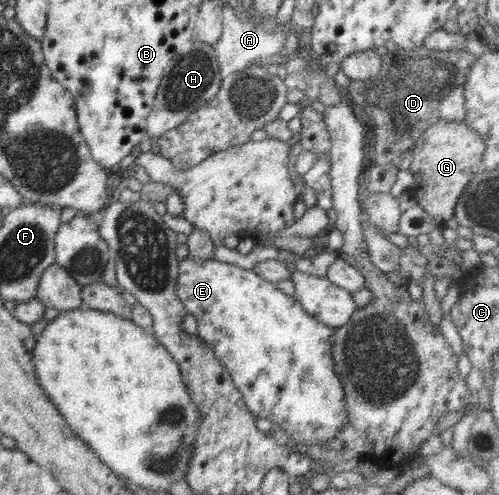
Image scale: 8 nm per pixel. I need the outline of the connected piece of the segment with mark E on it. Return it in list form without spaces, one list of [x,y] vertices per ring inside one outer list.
[[[190,255],[179,261],[178,277],[176,280],[176,293],[180,298],[182,305],[186,308],[188,314],[193,315],[197,319],[197,339],[203,339],[208,346],[212,347],[218,361],[228,370],[234,385],[242,394],[243,400],[247,408],[257,418],[266,418],[281,426],[281,428],[299,444],[300,450],[306,445],[325,445],[331,442],[338,432],[347,424],[345,418],[346,402],[344,401],[344,393],[342,393],[342,382],[336,375],[334,369],[334,360],[332,357],[332,345],[334,345],[335,328],[320,323],[316,318],[312,317],[301,305],[294,299],[277,288],[275,283],[266,281],[253,270],[243,269],[233,264],[220,262],[215,257],[207,260],[195,260]]]

